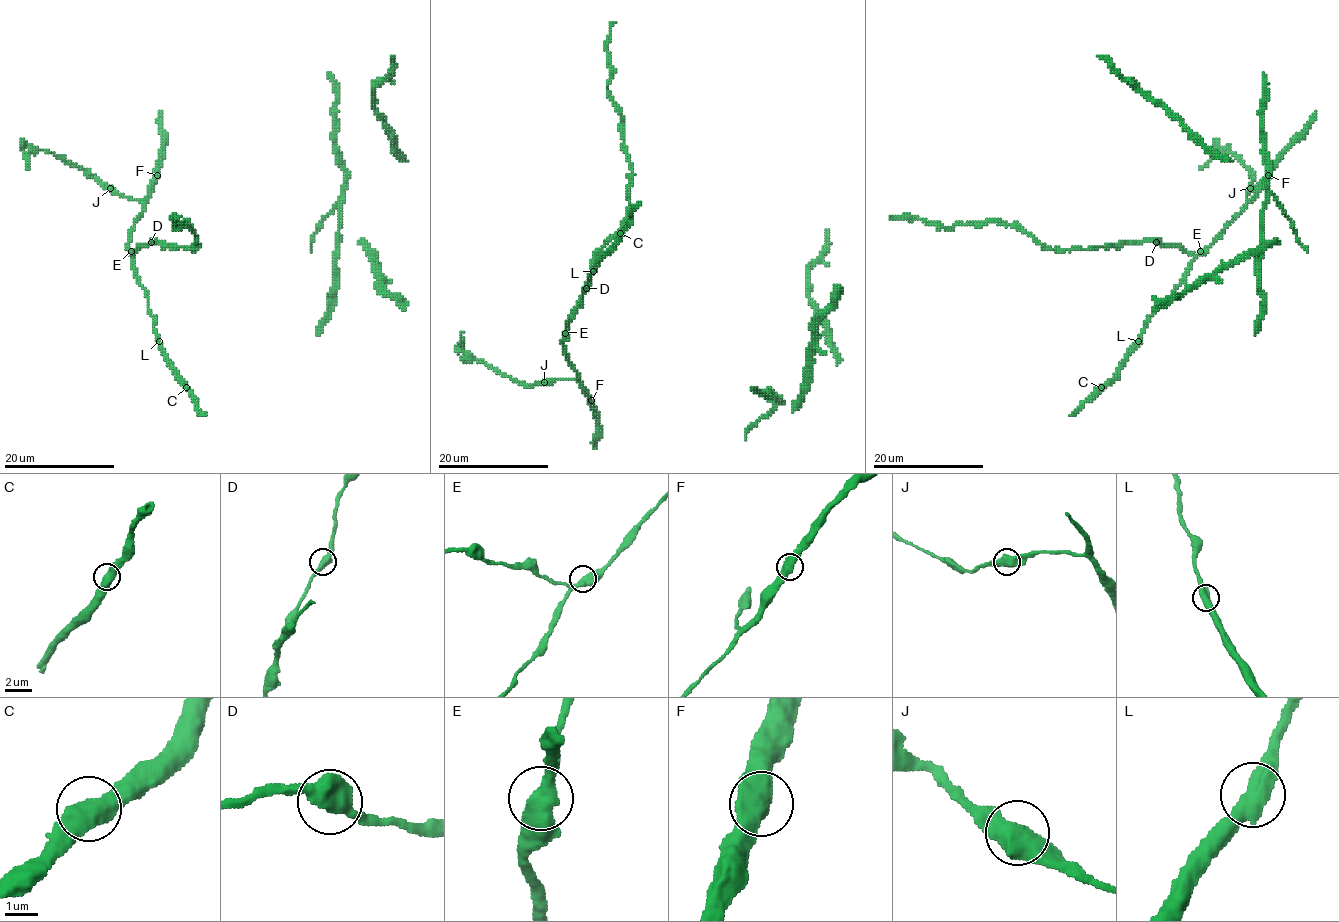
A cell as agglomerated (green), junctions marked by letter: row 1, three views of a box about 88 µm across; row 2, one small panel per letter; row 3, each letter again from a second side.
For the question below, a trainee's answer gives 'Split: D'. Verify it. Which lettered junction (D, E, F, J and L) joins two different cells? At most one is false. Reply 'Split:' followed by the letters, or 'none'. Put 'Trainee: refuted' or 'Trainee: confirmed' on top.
Trainee: refuted
Split: none

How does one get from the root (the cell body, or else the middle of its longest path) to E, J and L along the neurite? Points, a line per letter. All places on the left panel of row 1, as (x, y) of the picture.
E: (146, 204), (132, 229), (131, 251)
J: (146, 204), (119, 196), (110, 188)
L: (146, 204), (132, 229), (129, 253), (136, 282), (146, 291), (147, 309), (153, 315), (158, 341)

